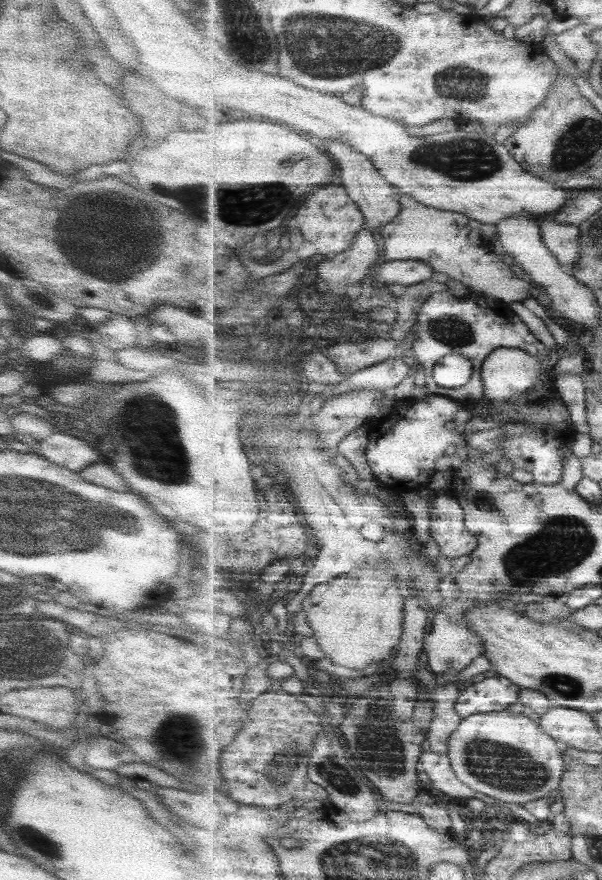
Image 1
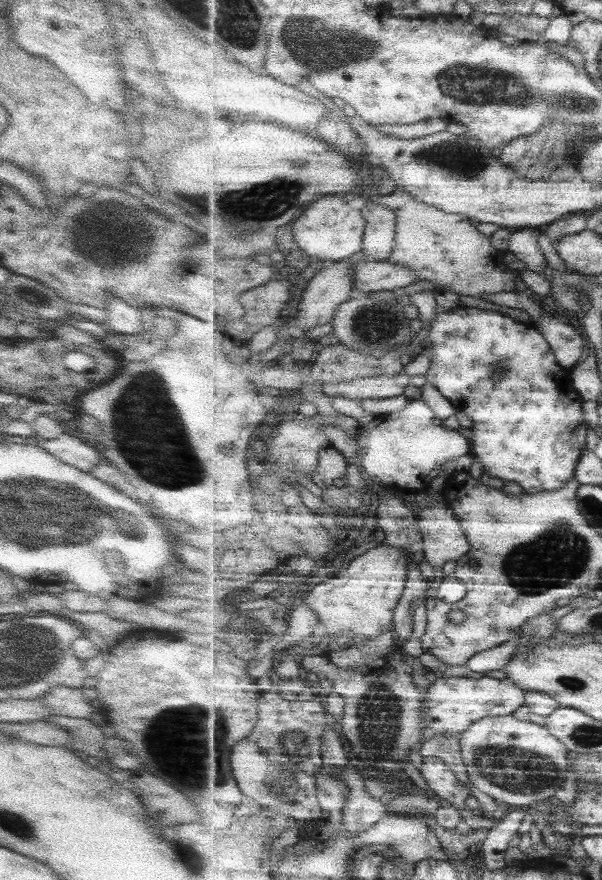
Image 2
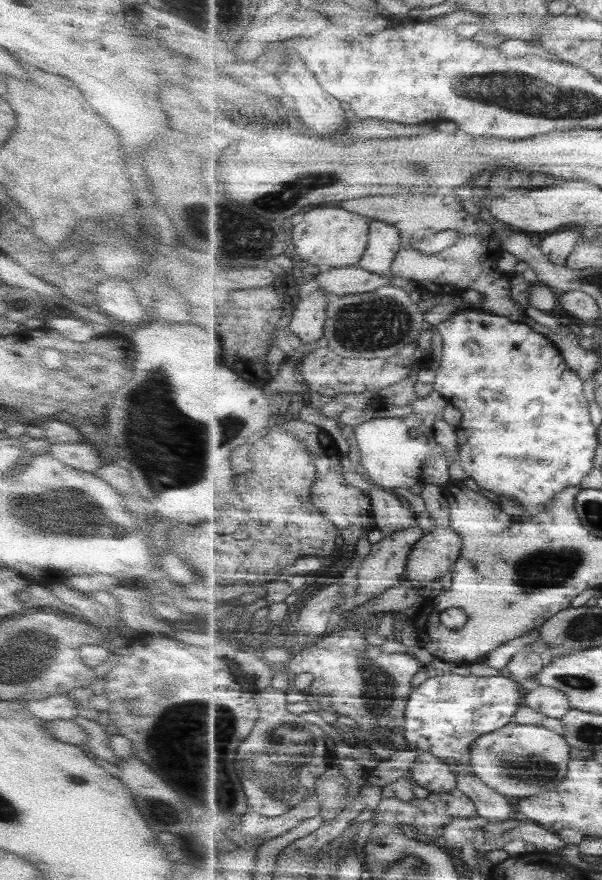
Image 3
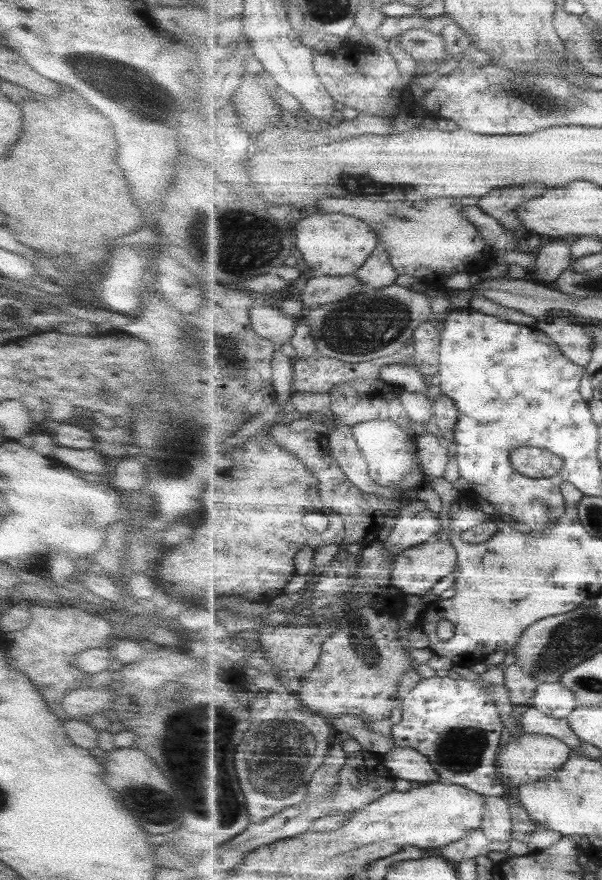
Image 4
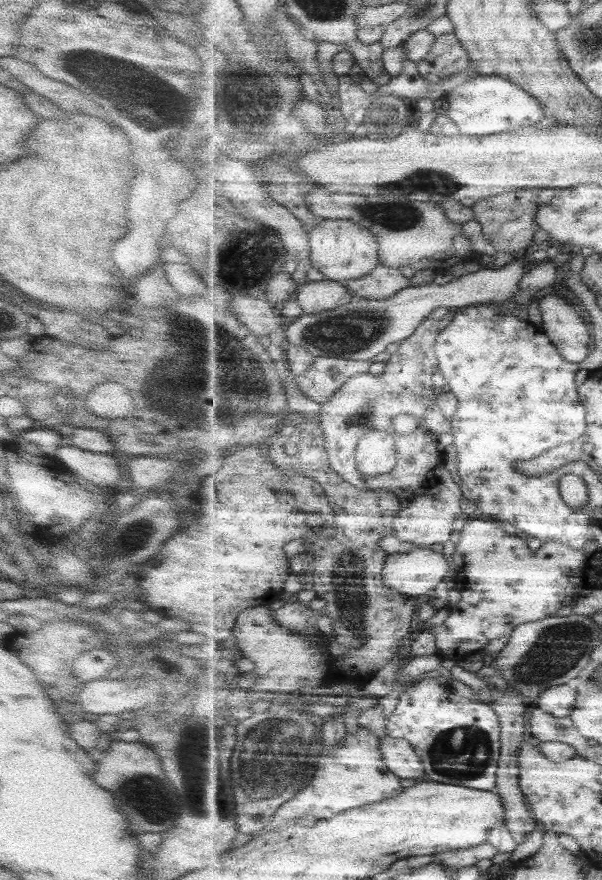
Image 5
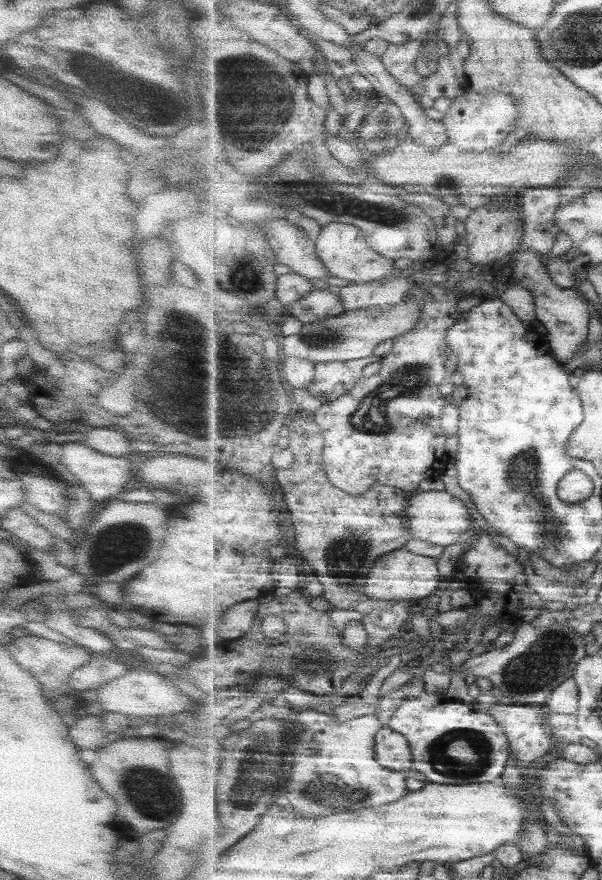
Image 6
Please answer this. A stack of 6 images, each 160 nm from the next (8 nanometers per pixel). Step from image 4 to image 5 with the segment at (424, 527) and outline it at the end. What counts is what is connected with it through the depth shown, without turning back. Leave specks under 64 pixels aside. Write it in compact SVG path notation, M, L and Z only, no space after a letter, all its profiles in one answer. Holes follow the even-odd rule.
M442 471L438 475L439 486L437 492L429 495L426 491L405 502L403 509L395 518L393 527L396 530L393 535L403 540L416 544L419 547L431 547L434 544L445 544L449 542L453 532L453 524L461 514L461 498L464 494L460 483L451 479L449 473Z

